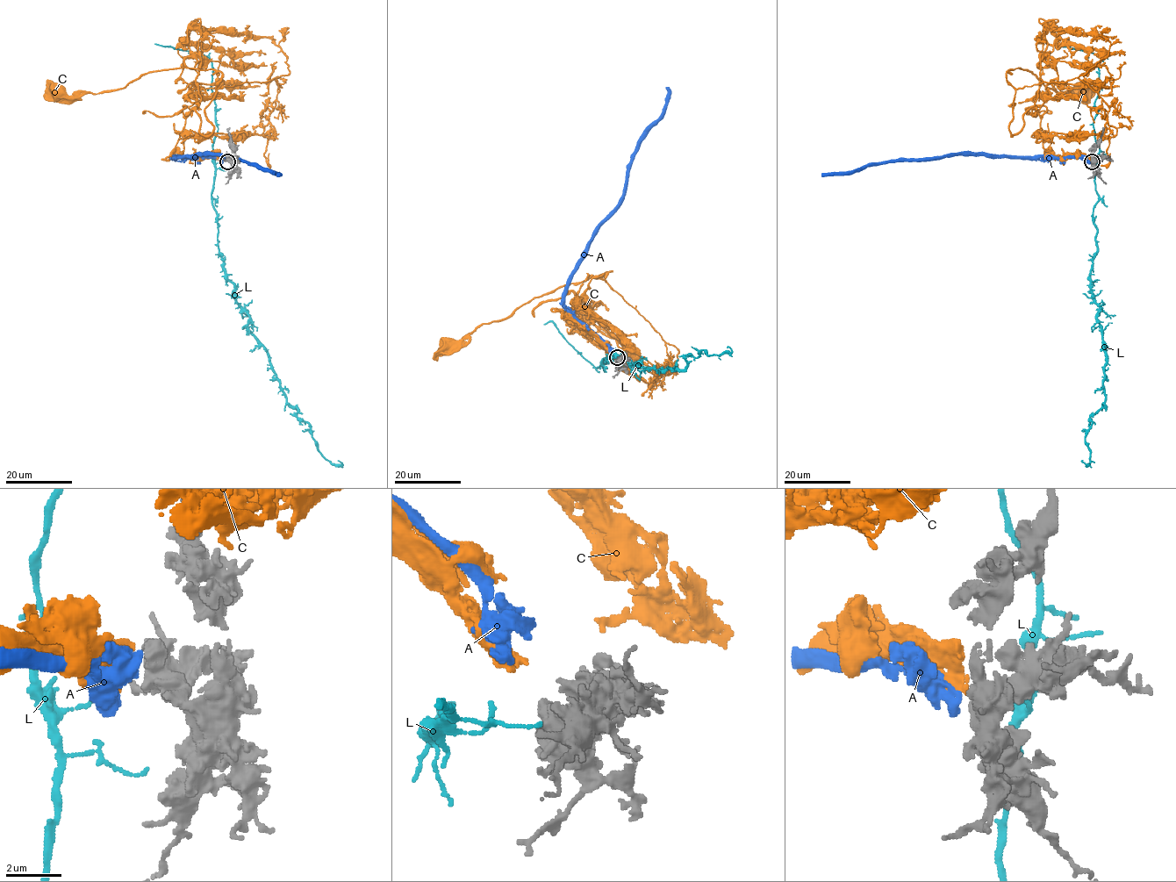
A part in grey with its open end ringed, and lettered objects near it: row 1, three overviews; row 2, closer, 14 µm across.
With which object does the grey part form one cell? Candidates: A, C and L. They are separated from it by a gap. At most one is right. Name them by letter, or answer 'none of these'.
A

